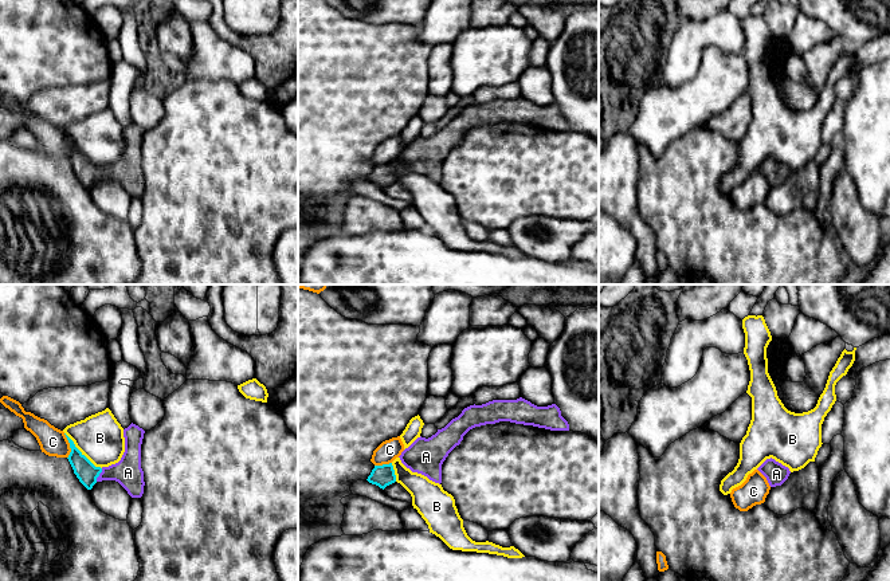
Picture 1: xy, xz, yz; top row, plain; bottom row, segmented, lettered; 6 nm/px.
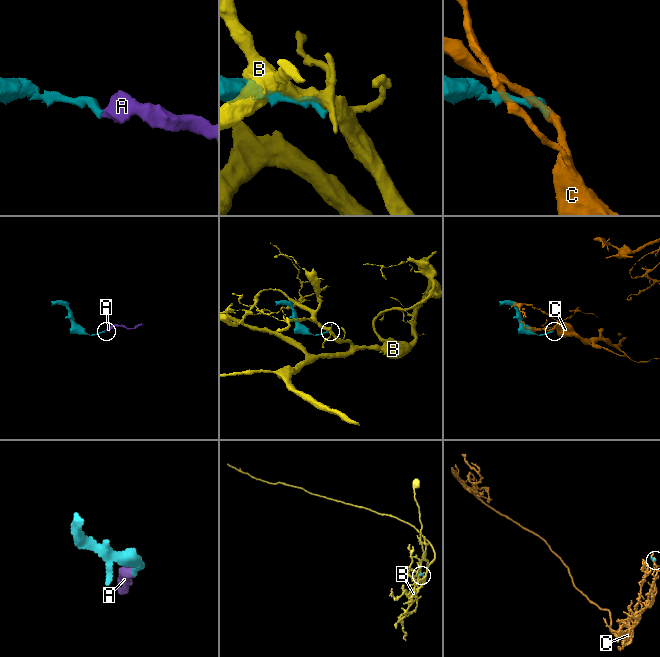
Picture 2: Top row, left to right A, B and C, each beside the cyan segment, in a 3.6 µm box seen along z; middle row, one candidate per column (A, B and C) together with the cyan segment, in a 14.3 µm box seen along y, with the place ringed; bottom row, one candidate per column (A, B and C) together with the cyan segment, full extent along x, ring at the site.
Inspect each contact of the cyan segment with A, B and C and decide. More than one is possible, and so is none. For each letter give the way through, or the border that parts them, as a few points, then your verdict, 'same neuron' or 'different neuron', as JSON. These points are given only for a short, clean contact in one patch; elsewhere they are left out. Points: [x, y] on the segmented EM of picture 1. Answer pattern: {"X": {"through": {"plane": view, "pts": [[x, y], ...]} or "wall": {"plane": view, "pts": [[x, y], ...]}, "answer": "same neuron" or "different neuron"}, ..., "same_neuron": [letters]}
{"A": {"through": {"plane": "xy", "pts": [[83, 468], [89, 474], [98, 475], [128, 472]]}, "answer": "same neuron"}, "B": {"answer": "different neuron"}, "C": {"wall": {"plane": "xy", "pts": [[63, 434], [70, 448], [67, 458]]}, "answer": "different neuron"}, "same_neuron": ["A"]}

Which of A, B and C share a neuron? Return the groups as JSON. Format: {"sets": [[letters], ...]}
{"sets": [["A"], ["B"], ["C"]]}

